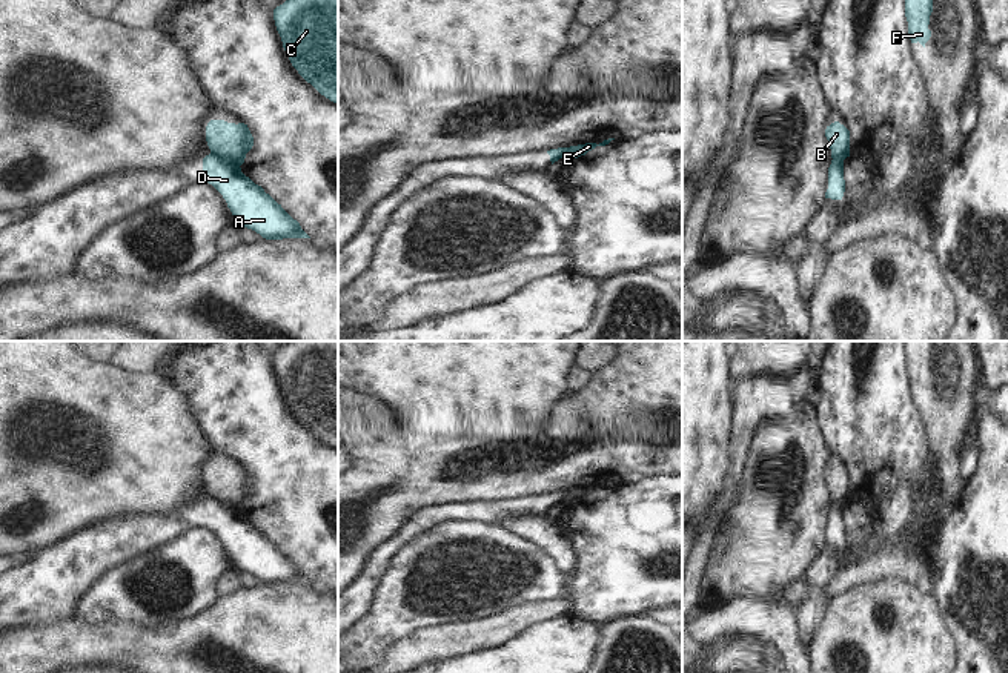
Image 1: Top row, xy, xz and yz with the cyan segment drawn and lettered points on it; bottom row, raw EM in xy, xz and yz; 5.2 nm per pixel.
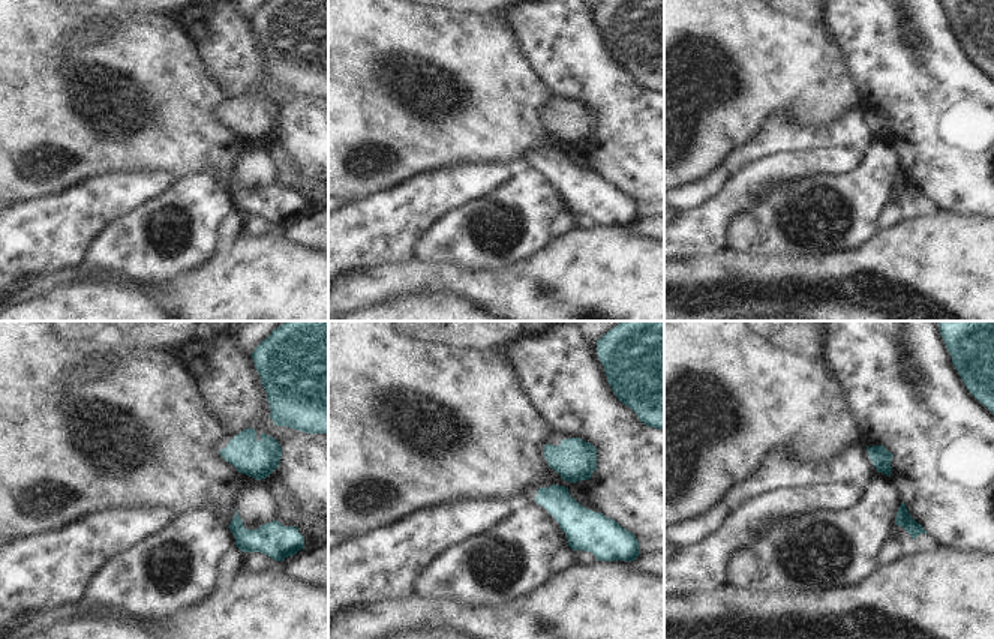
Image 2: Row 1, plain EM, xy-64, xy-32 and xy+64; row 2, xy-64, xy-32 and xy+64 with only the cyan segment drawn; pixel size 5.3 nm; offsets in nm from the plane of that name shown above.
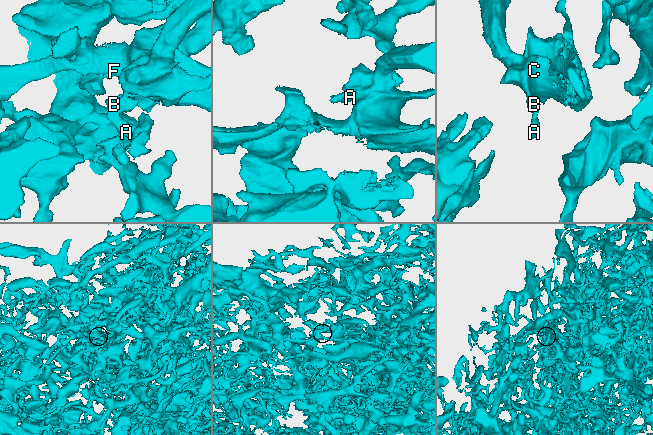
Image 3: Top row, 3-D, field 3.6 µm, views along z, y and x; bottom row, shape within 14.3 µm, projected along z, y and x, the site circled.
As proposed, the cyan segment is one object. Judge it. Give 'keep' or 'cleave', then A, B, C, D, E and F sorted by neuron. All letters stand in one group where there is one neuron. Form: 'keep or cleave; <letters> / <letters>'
cleave; A D / B C E F

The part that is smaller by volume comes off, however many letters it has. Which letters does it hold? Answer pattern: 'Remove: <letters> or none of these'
Remove: A, D

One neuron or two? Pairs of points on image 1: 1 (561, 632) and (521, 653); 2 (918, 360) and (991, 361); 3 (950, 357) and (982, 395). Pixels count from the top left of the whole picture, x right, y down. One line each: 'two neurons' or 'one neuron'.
1: one neuron
2: two neurons
3: two neurons

